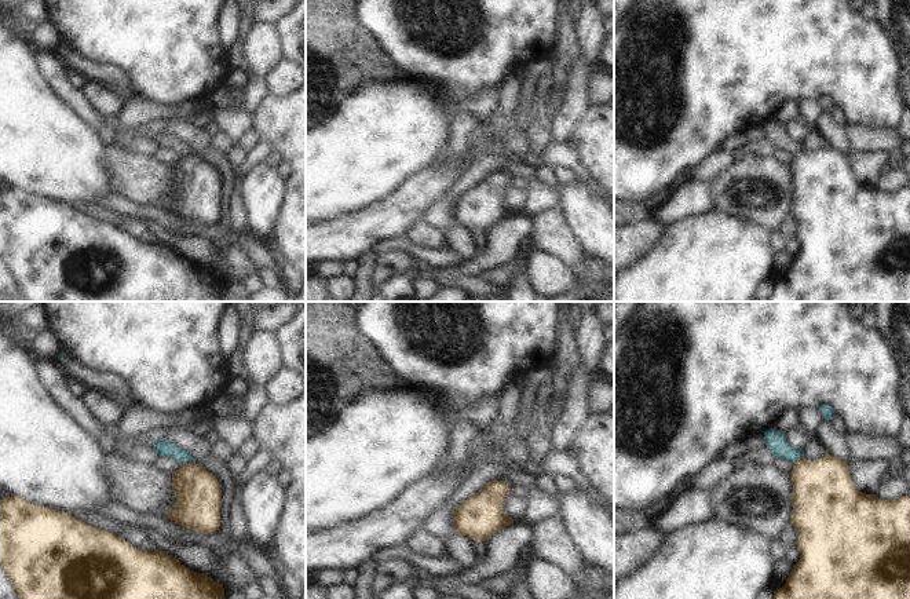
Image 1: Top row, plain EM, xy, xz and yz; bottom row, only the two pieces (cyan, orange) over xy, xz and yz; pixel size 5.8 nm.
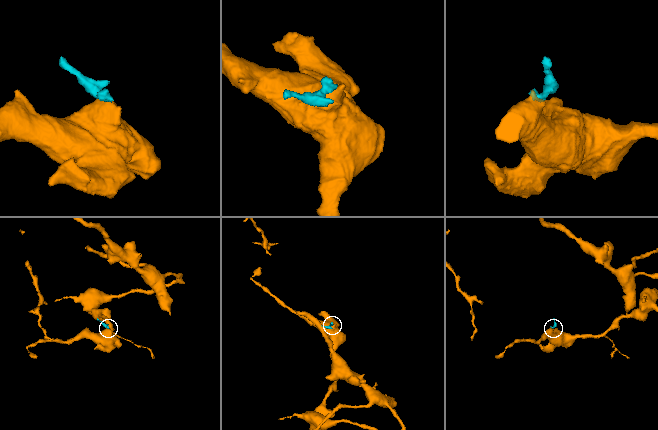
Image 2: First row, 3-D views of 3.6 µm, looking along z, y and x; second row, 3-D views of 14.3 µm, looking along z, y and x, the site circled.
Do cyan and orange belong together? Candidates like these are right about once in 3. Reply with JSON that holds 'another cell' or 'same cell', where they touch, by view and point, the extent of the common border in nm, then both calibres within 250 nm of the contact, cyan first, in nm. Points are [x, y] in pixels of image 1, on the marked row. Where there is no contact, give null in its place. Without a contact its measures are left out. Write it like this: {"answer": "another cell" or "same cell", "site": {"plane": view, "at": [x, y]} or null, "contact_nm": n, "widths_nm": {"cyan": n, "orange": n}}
{"answer": "another cell", "site": {"plane": "xy", "at": [187, 461]}, "contact_nm": 90, "widths_nm": {"cyan": 100, "orange": 260}}

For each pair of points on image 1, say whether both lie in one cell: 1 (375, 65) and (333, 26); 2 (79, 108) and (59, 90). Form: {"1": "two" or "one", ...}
{"1": "one", "2": "one"}

